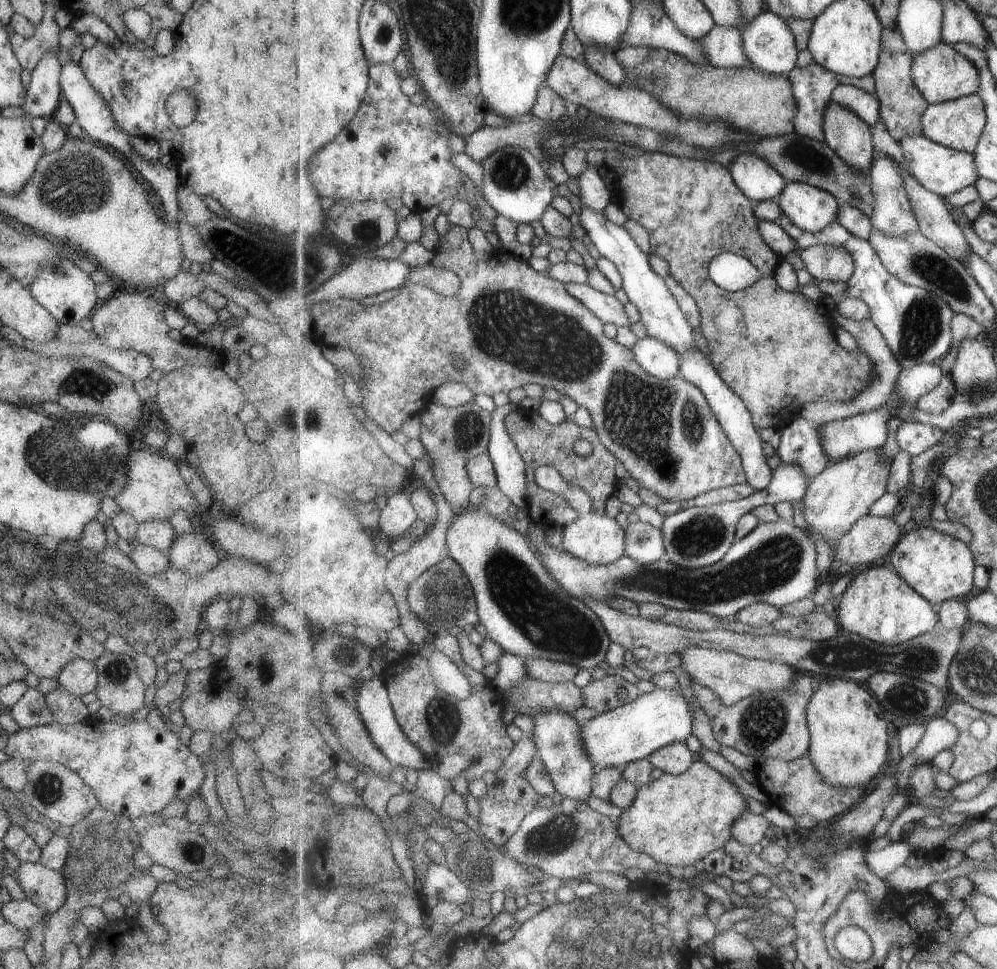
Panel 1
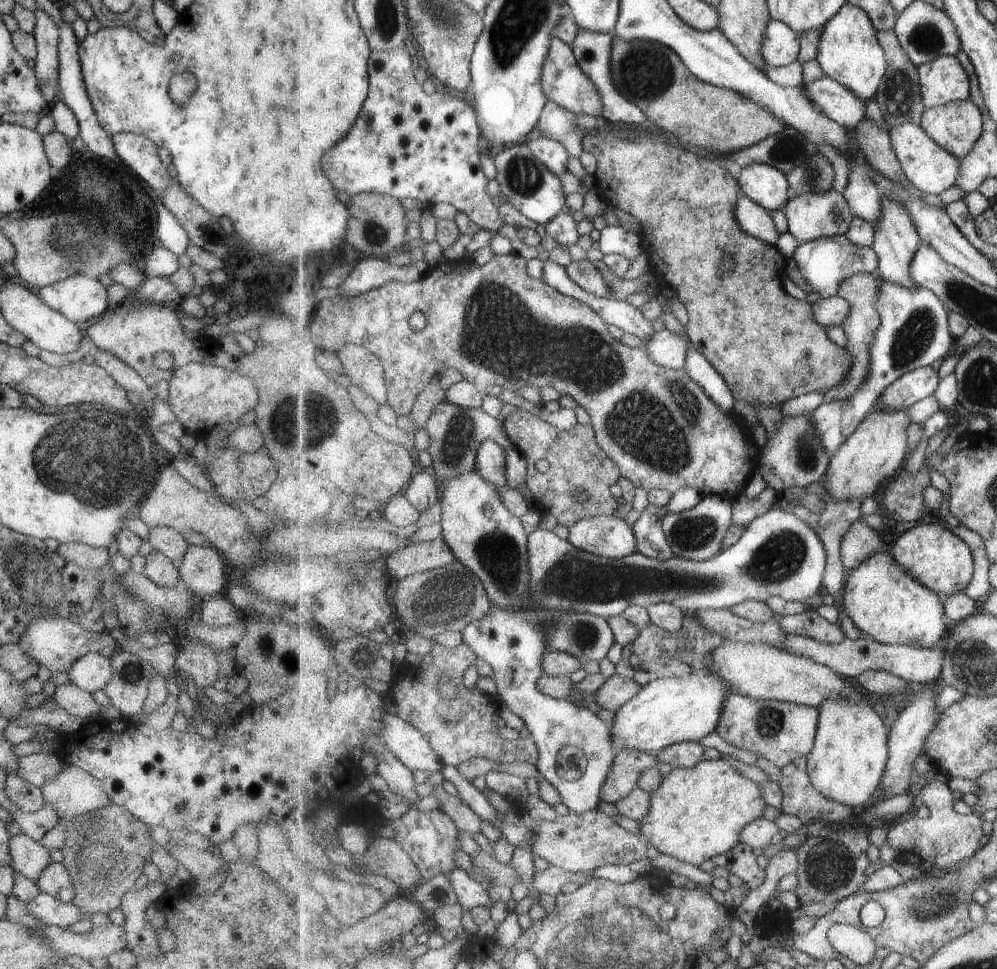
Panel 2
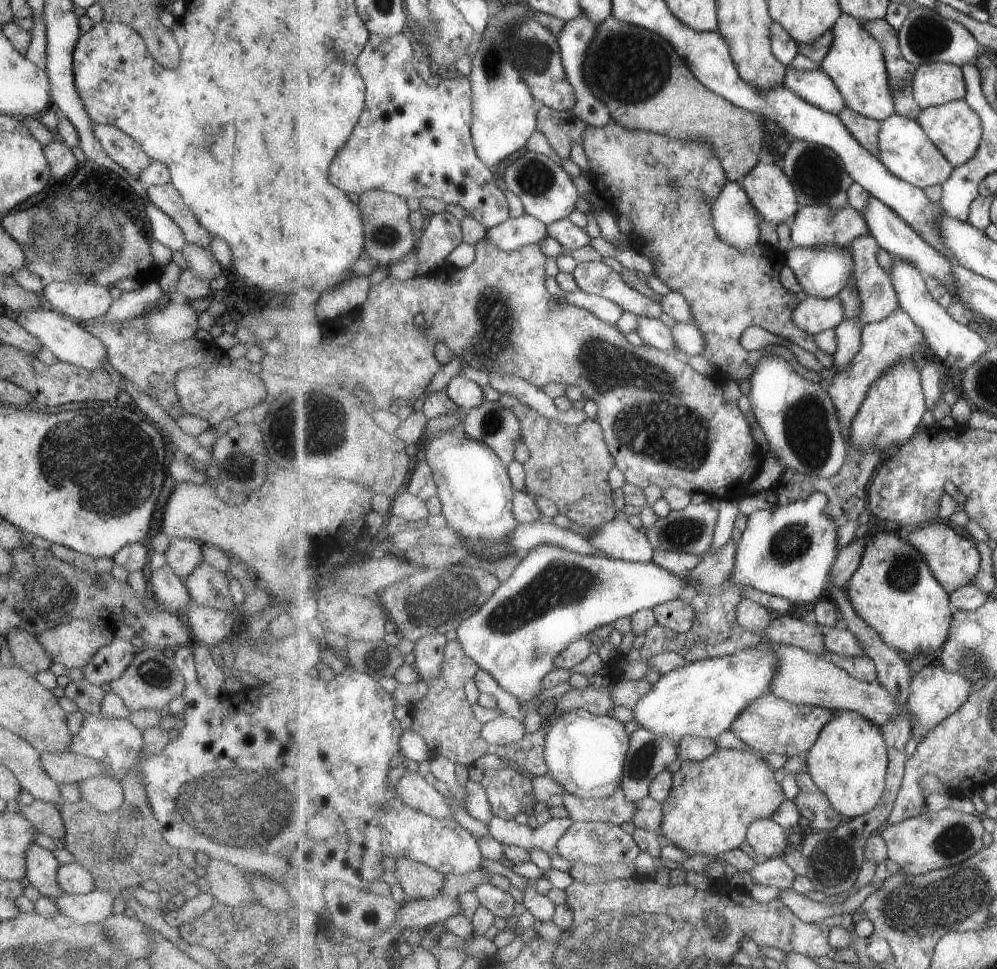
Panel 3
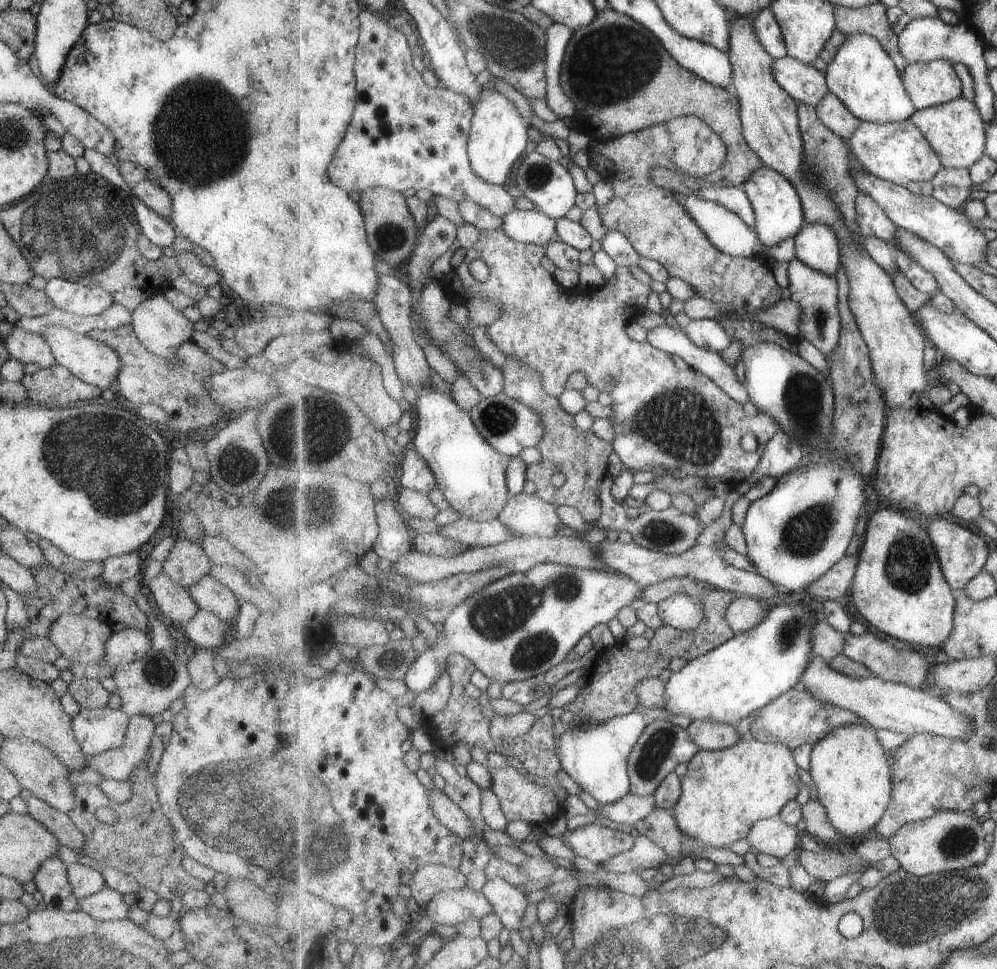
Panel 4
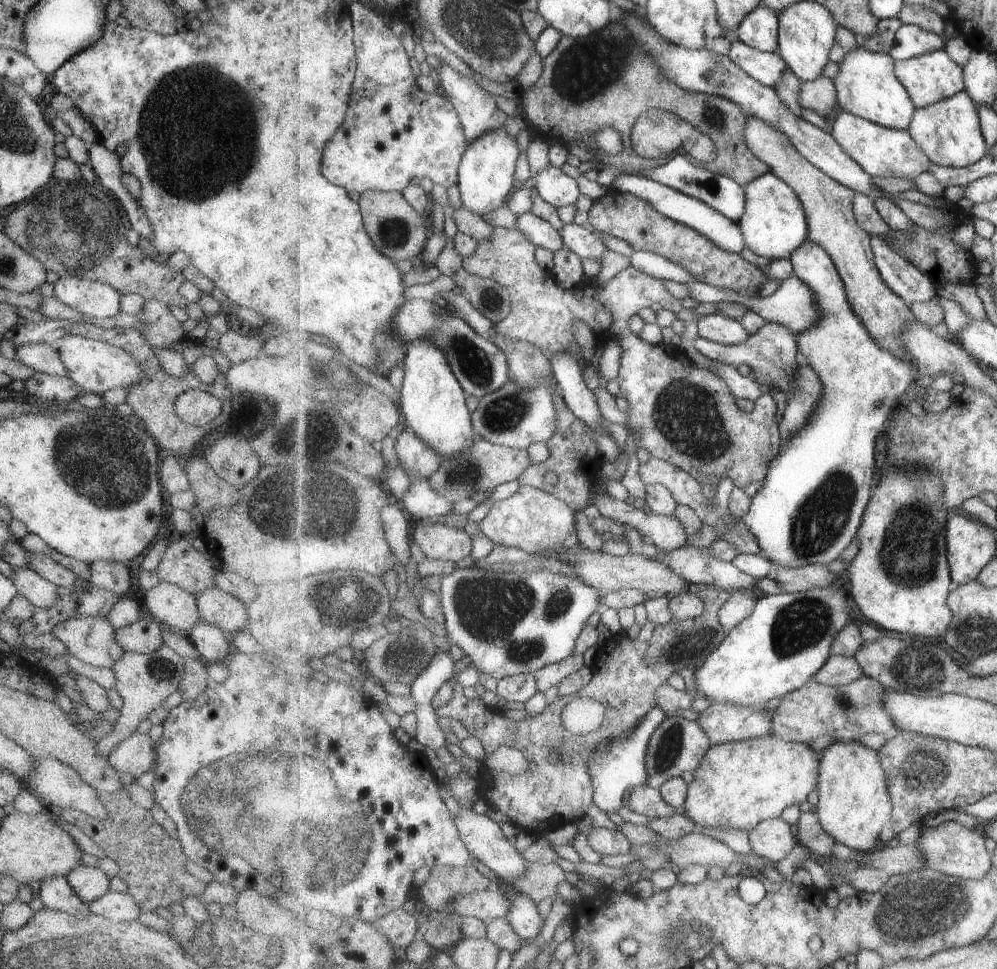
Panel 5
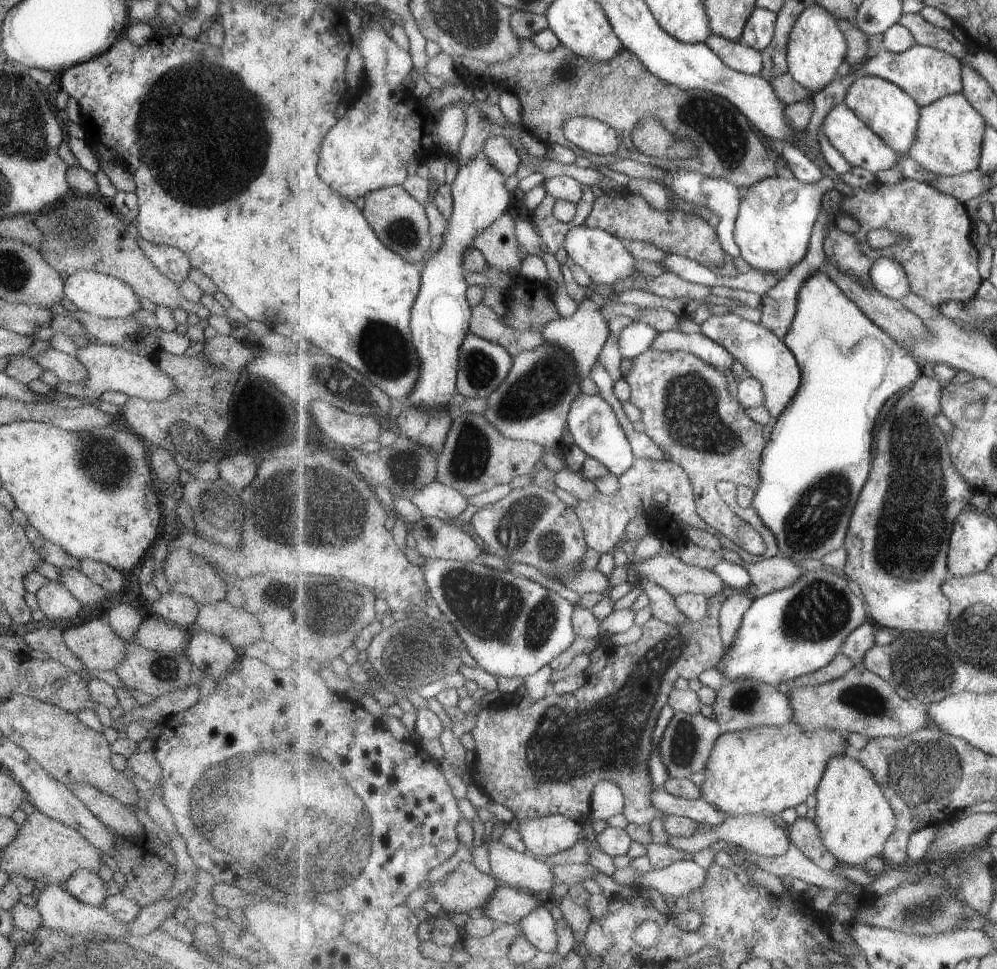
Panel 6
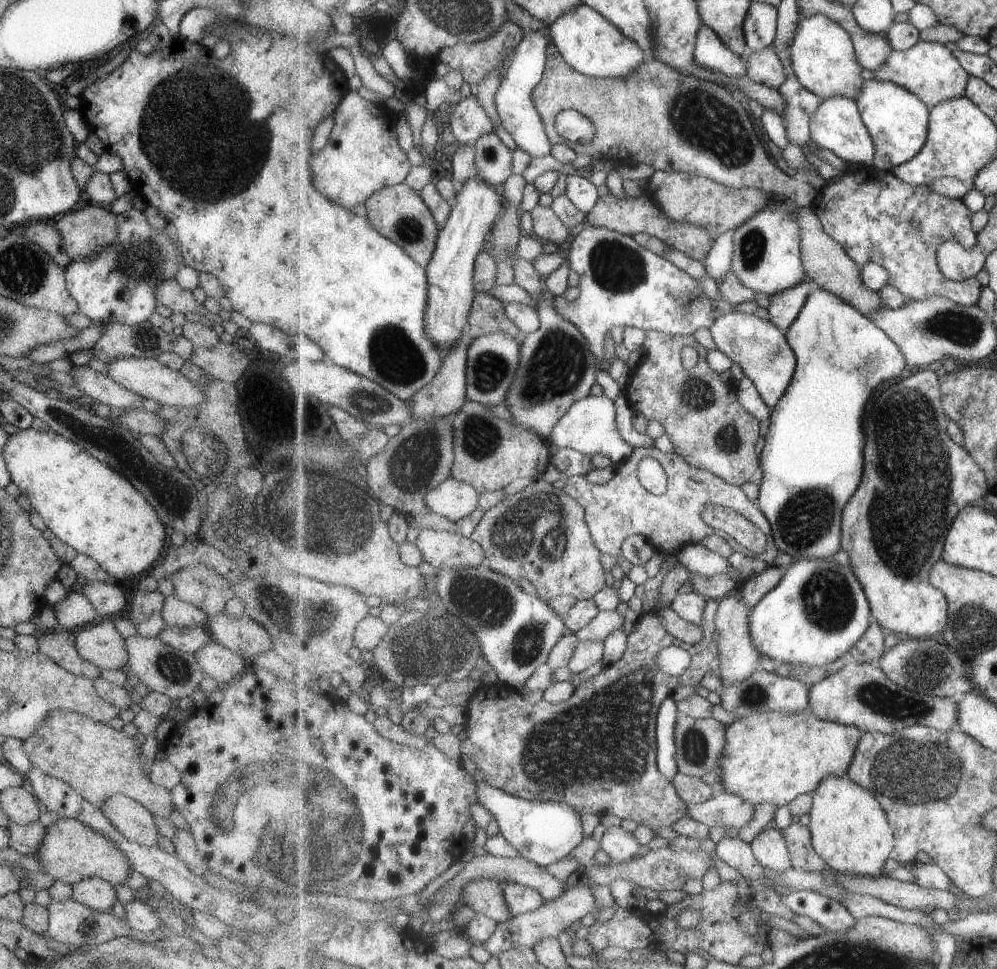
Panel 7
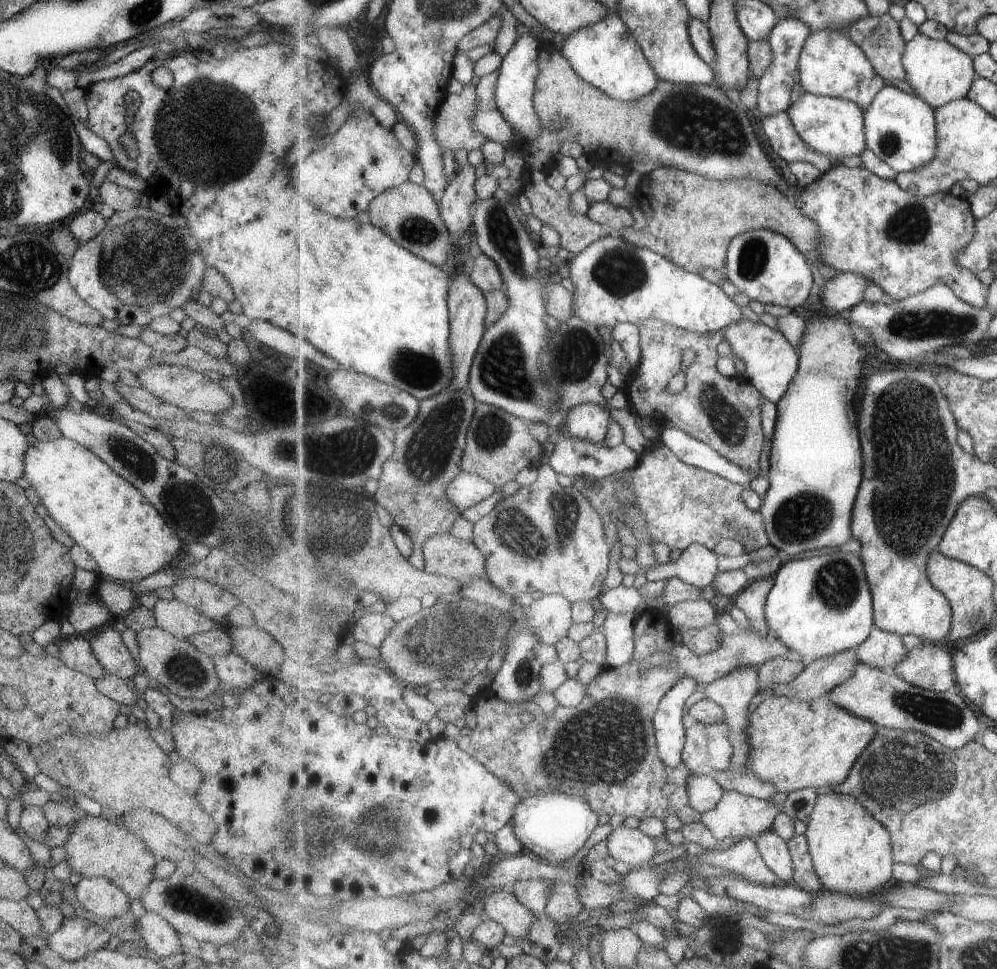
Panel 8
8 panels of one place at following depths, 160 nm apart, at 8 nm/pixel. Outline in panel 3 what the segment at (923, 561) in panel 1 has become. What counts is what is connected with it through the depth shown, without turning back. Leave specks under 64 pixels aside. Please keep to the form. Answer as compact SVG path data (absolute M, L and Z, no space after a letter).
M930 522L924 528L915 528L912 533L905 536L906 542L911 542L911 546L919 548L927 562L931 564L931 570L947 593L955 593L955 590L974 582L981 568L981 552L977 550L977 544L971 542L971 538L959 534L945 522Z

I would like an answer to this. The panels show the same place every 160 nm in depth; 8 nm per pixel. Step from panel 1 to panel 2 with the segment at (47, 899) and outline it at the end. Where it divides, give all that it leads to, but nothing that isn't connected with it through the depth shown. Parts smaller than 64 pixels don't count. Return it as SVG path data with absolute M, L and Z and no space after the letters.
M52 862L45 866L34 884L41 892L51 894L60 902L72 903L73 896L75 896L75 888L62 863Z

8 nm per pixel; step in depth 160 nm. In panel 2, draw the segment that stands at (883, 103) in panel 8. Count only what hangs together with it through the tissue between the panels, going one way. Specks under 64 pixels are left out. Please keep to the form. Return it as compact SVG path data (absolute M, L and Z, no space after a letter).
M847 2L839 14L827 22L817 60L824 75L853 90L863 102L878 98L879 86L888 68L886 52L879 43L870 15L859 6Z

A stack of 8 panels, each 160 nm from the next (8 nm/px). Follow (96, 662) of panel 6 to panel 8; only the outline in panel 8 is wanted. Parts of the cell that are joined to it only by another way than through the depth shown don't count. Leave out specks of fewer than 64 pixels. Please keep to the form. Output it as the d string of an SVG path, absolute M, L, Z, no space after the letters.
M111 623L91 632L87 640L91 652L107 675L115 675L126 680L125 678L132 678L137 674L135 664L121 641L120 633L112 627Z

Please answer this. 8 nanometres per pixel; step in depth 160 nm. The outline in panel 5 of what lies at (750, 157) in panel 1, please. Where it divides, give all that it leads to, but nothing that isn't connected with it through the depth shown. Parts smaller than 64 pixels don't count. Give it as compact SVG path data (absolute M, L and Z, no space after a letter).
M773 171L751 180L746 186L745 214L738 220L746 246L755 254L775 259L791 258L810 236L808 216L797 191Z

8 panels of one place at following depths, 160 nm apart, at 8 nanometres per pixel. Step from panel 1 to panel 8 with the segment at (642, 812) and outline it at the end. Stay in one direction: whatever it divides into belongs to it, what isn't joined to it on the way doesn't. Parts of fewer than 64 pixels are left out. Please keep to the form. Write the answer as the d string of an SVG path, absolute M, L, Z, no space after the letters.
M767 696L764 701L751 713L750 716L750 750L749 761L746 762L746 768L749 774L759 778L762 781L769 782L777 792L784 792L787 796L789 793L798 791L799 789L806 789L807 787L816 788L819 791L826 791L832 786L842 783L851 772L852 766L858 761L859 755L865 750L874 740L878 733L878 727L869 719L859 718L858 715L851 714L850 711L840 707L837 703L832 703L828 696L812 700L811 702L799 702L785 697Z

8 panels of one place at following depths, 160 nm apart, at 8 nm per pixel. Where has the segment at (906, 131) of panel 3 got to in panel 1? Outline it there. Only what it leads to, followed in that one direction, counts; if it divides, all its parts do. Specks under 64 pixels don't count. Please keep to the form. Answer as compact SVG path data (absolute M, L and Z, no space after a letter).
M924 134L908 135L901 139L900 146L907 161L907 166L909 166L909 171L917 178L918 182L943 198L979 181L980 176L973 153L945 147L933 142Z

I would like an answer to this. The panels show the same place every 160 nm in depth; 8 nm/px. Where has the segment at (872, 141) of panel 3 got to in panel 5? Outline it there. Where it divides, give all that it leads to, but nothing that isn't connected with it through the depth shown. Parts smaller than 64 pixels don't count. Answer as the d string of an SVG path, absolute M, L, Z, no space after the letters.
M827 77L802 81L800 105L804 109L819 113L822 117L829 117L834 114L835 117L831 120L835 120L843 112L839 105L836 84L832 78Z

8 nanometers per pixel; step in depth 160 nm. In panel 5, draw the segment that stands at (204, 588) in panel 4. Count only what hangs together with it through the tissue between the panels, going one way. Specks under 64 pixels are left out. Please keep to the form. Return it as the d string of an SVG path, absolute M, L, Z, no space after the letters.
M215 584L197 594L197 607L201 620L234 635L245 630L248 622L246 604Z

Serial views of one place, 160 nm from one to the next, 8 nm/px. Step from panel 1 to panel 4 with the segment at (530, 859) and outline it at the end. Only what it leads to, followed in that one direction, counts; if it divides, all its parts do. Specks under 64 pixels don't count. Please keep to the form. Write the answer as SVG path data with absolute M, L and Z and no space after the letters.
M597 822L568 832L563 842L576 856L603 865L618 854L629 852L635 846L636 837Z

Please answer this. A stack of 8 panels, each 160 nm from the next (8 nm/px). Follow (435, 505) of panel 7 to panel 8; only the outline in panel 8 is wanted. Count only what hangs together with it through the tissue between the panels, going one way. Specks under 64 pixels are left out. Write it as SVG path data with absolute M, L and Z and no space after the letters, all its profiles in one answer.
M460 471L457 478L448 484L446 493L448 499L461 508L462 512L465 508L489 498L495 492L495 488L497 487L489 479Z

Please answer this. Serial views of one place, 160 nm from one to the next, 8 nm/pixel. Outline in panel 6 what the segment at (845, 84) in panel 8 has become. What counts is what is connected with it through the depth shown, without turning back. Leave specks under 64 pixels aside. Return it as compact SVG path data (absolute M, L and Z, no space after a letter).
M819 3L808 6L795 22L788 46L789 72L797 82L812 90L814 94L826 88L835 79L839 64L846 60L848 42L836 17Z

